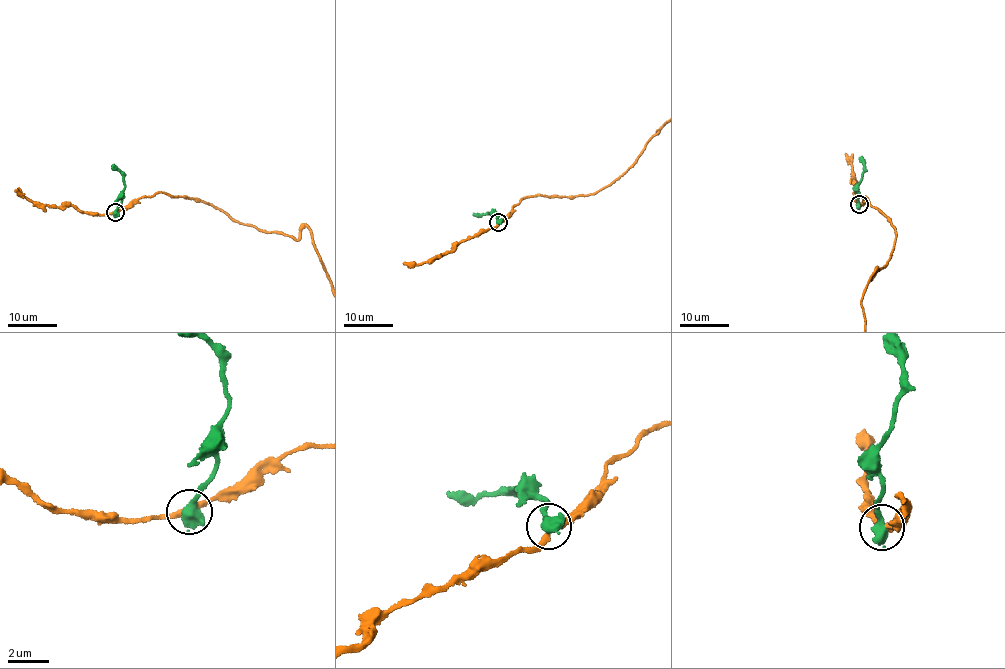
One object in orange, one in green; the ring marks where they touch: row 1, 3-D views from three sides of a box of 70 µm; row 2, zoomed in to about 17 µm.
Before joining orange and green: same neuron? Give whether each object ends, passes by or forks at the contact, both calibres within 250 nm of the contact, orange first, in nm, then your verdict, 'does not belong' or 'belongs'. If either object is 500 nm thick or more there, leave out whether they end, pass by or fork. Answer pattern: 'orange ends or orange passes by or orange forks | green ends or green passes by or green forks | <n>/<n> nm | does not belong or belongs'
240/700 nm | does not belong

